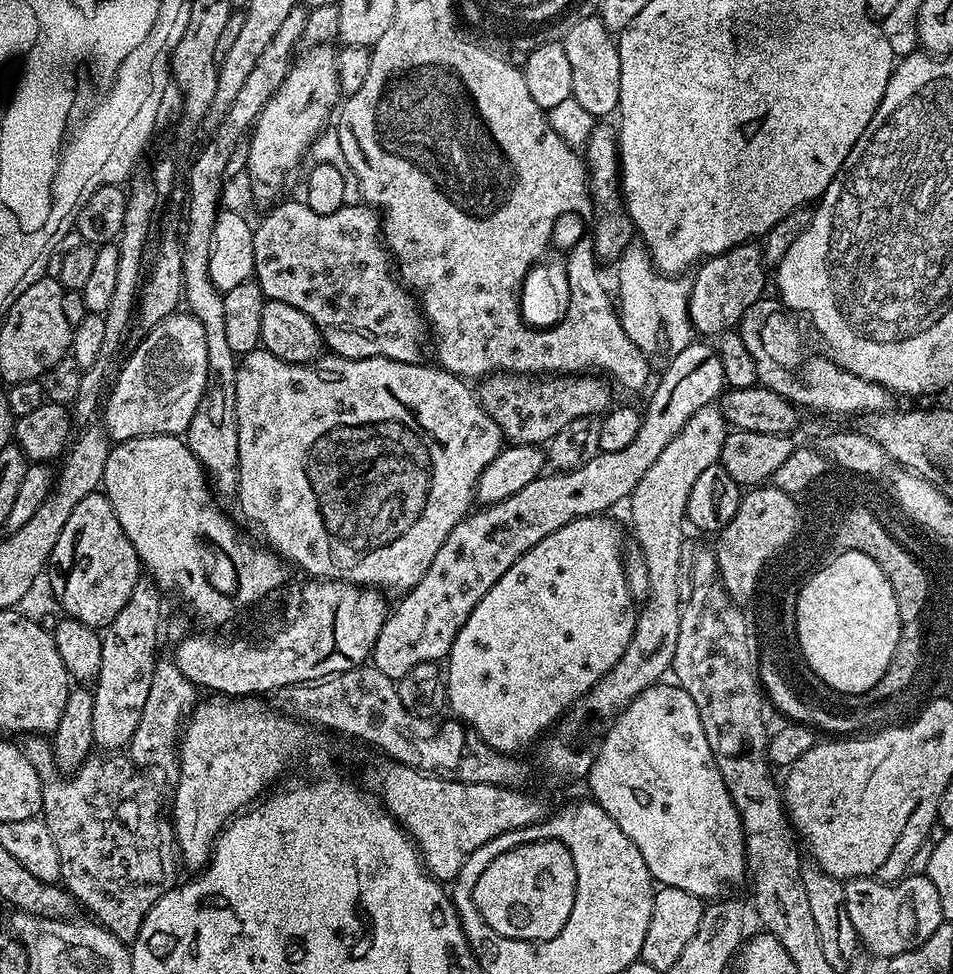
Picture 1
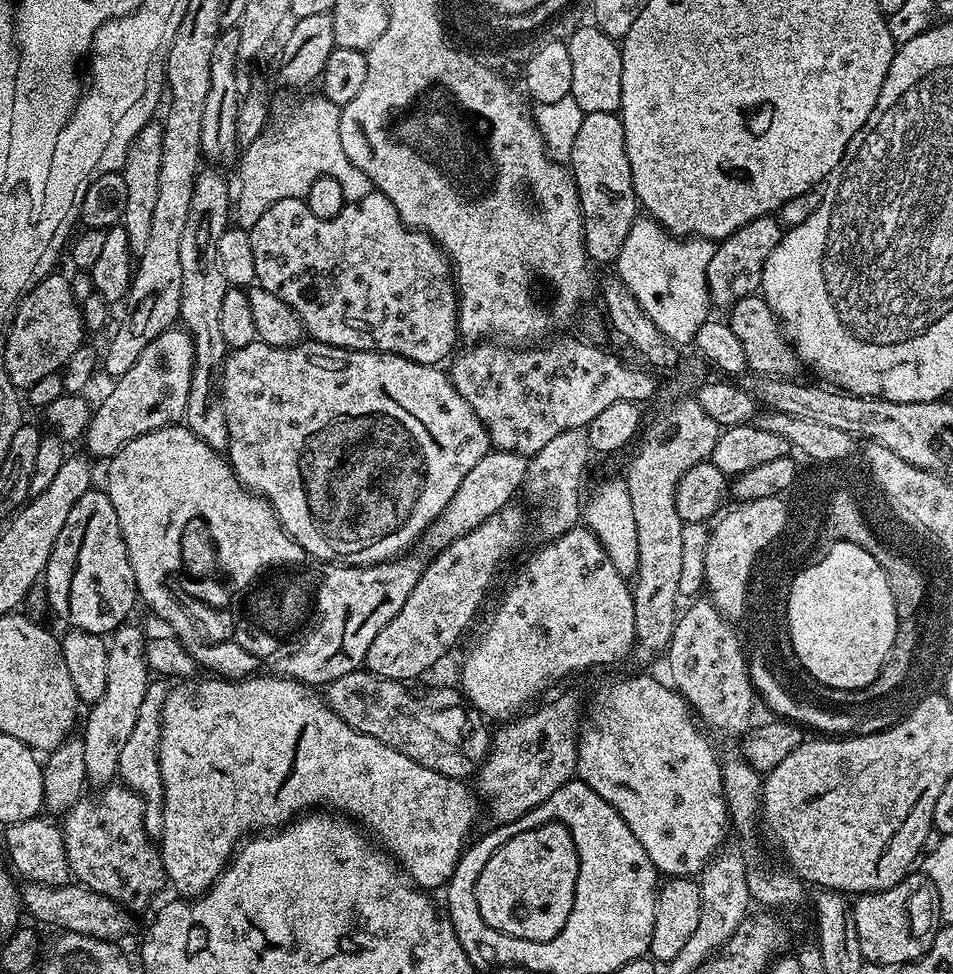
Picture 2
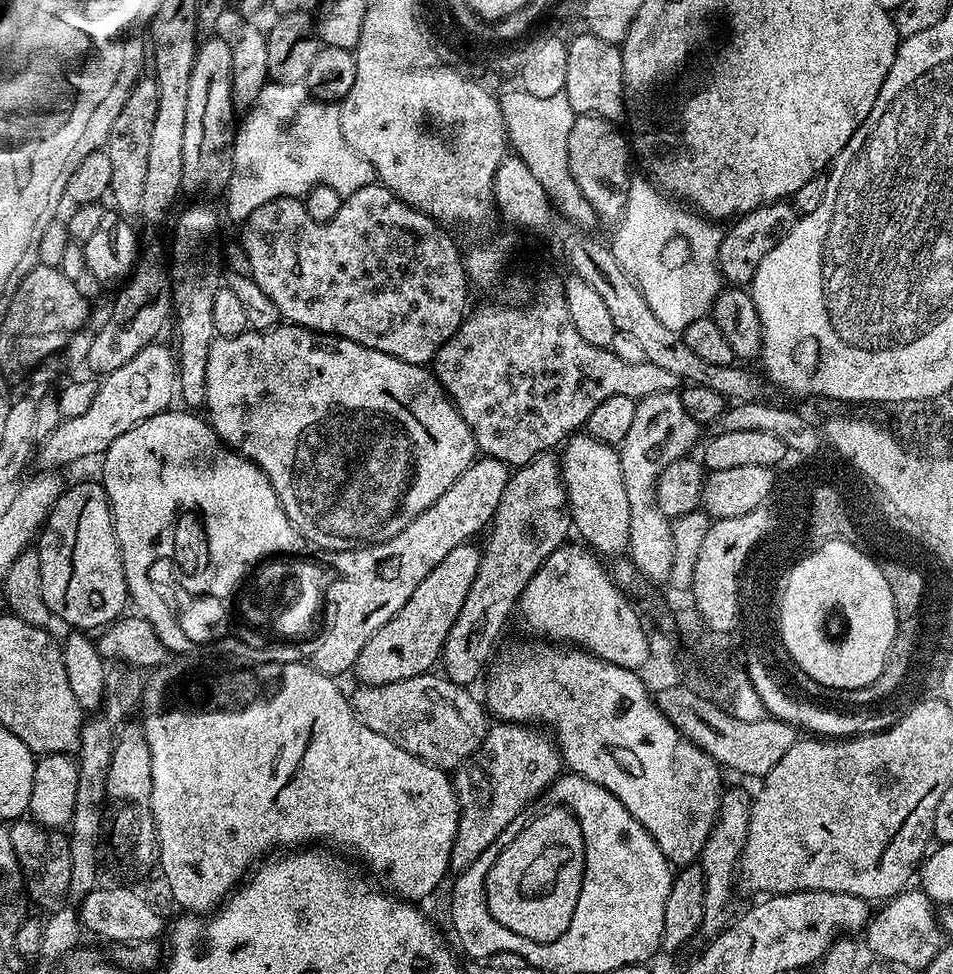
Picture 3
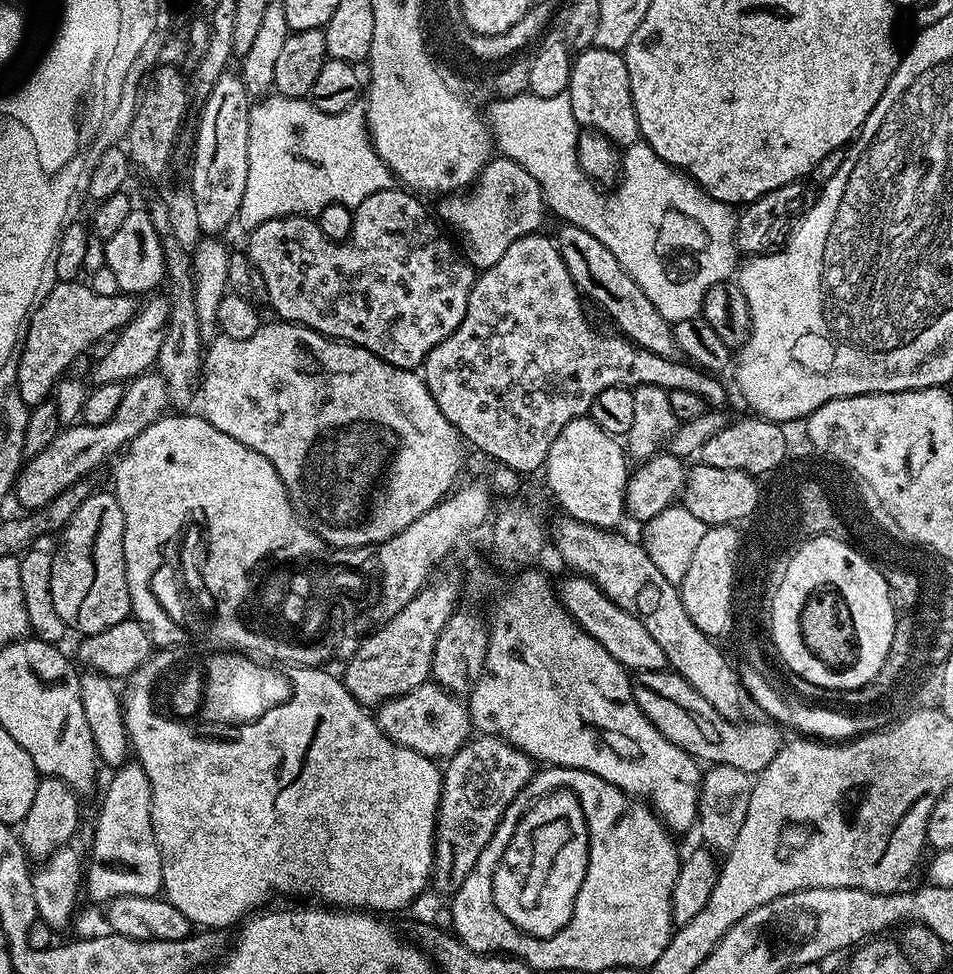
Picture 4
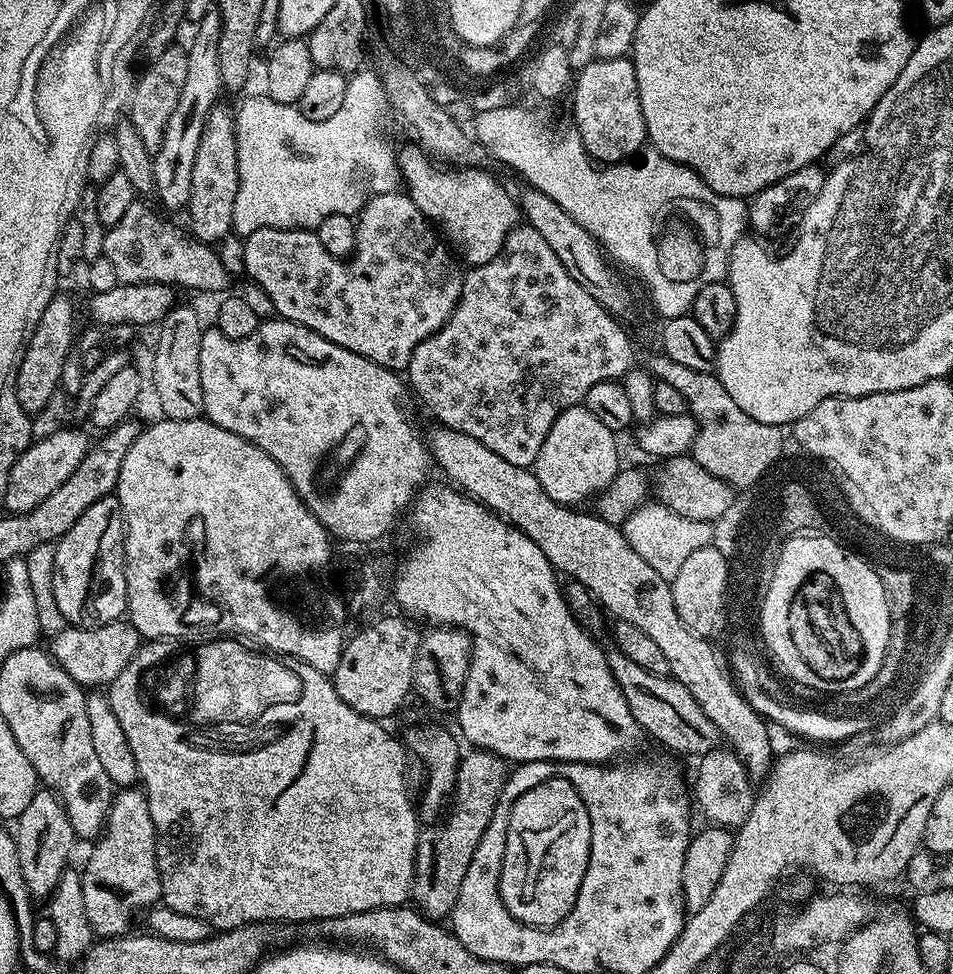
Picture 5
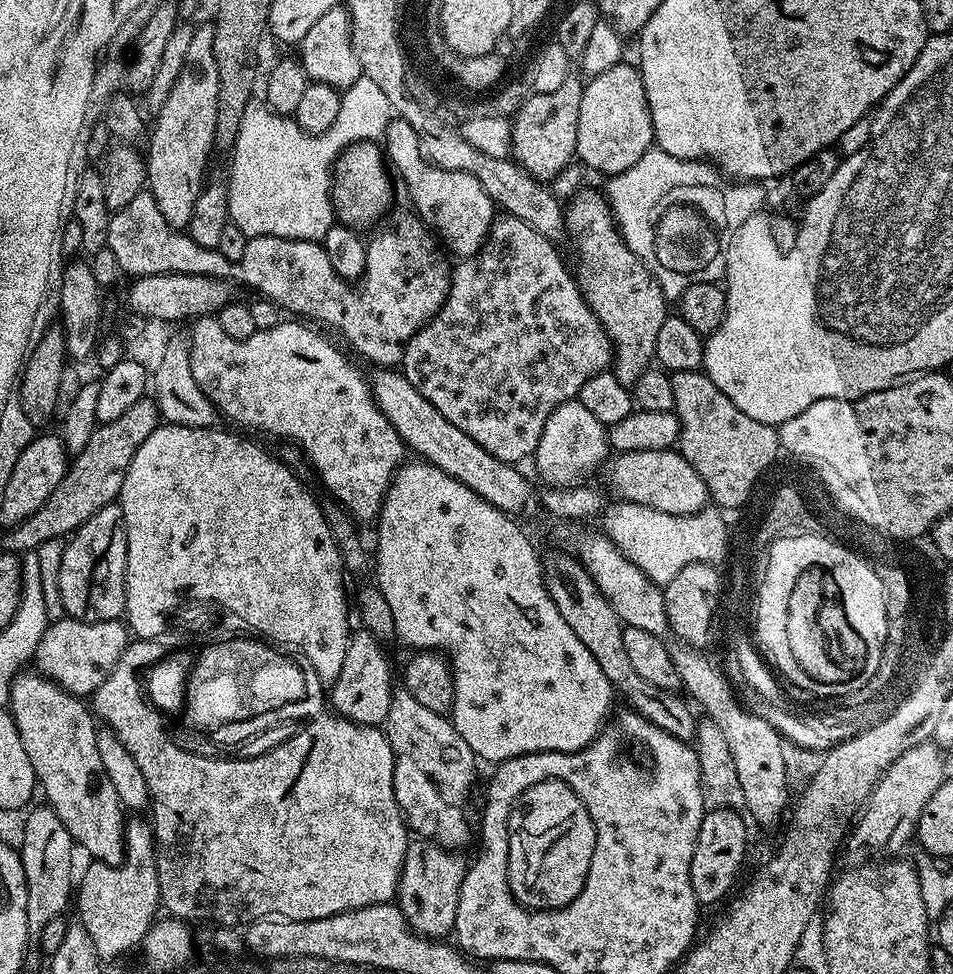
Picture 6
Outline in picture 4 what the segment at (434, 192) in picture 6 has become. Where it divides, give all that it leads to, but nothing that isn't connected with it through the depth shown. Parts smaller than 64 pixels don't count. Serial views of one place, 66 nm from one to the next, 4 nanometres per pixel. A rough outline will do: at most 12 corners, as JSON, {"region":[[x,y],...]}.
{"region":[[508,156],[445,195],[435,215],[477,270],[550,216]]}

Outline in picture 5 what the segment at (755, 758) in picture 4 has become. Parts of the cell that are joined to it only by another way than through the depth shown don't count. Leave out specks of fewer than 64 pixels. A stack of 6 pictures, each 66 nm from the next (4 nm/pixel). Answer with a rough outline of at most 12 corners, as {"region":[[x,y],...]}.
{"region":[[612,646],[608,665],[645,737],[680,756],[721,747],[682,682]]}

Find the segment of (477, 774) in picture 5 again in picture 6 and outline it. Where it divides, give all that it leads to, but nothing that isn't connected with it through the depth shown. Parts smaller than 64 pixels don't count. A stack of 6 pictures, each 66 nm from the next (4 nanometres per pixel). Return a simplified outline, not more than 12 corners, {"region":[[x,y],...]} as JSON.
{"region":[[409,843],[395,899],[420,936],[456,927],[459,851]]}

